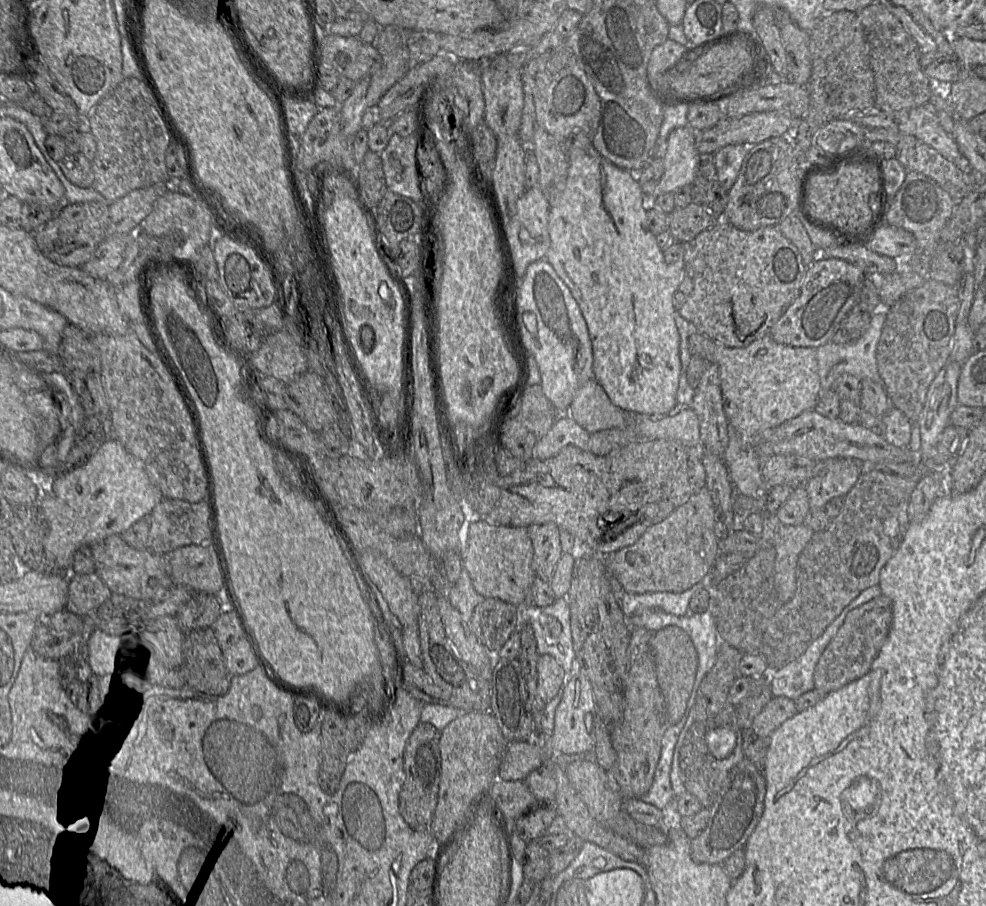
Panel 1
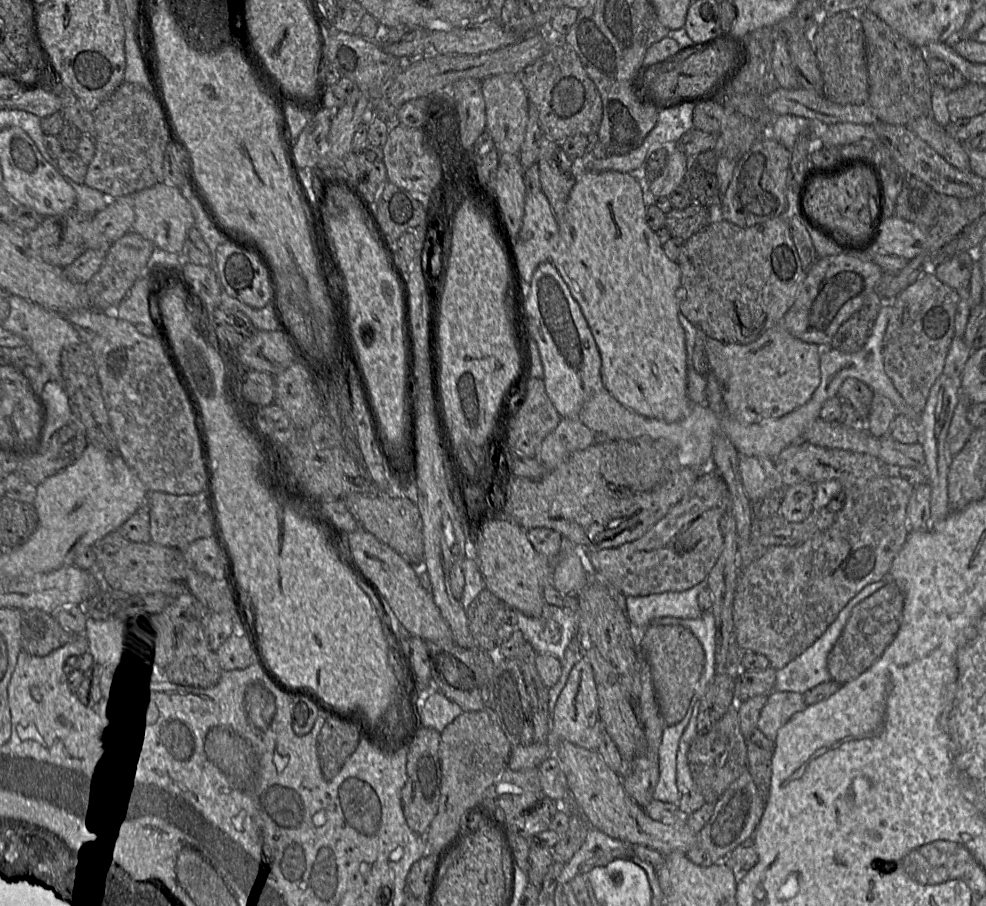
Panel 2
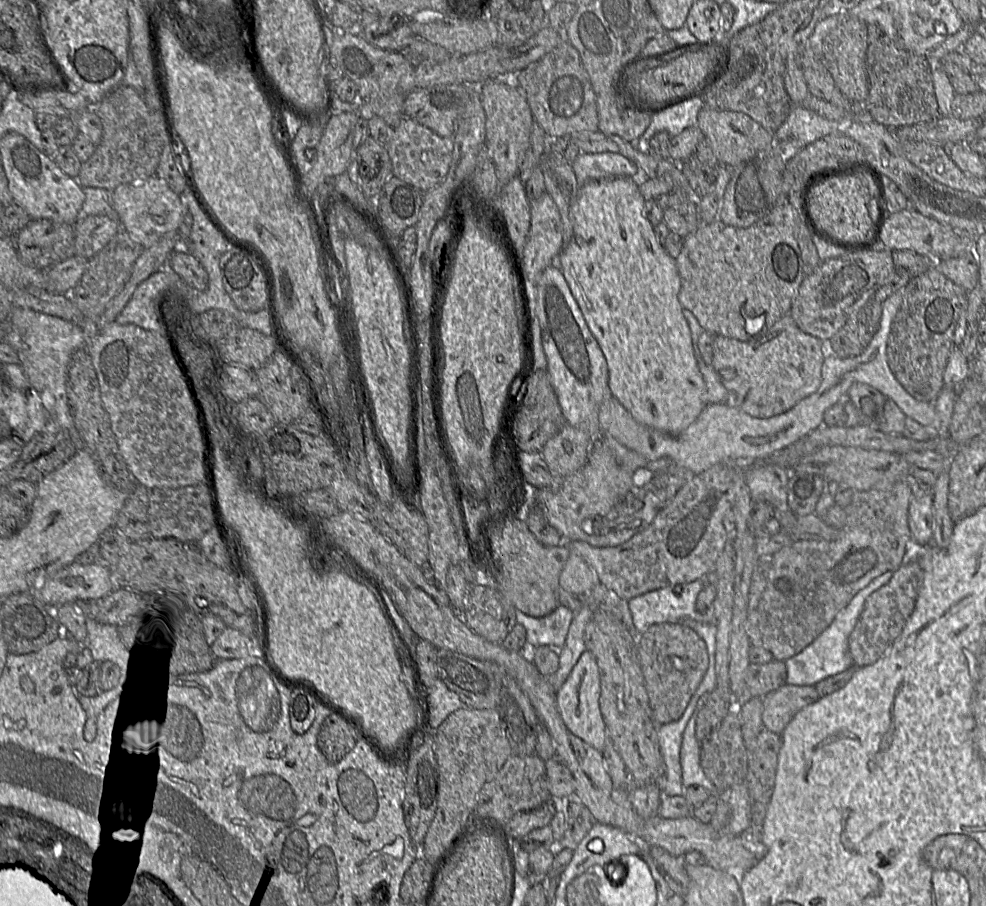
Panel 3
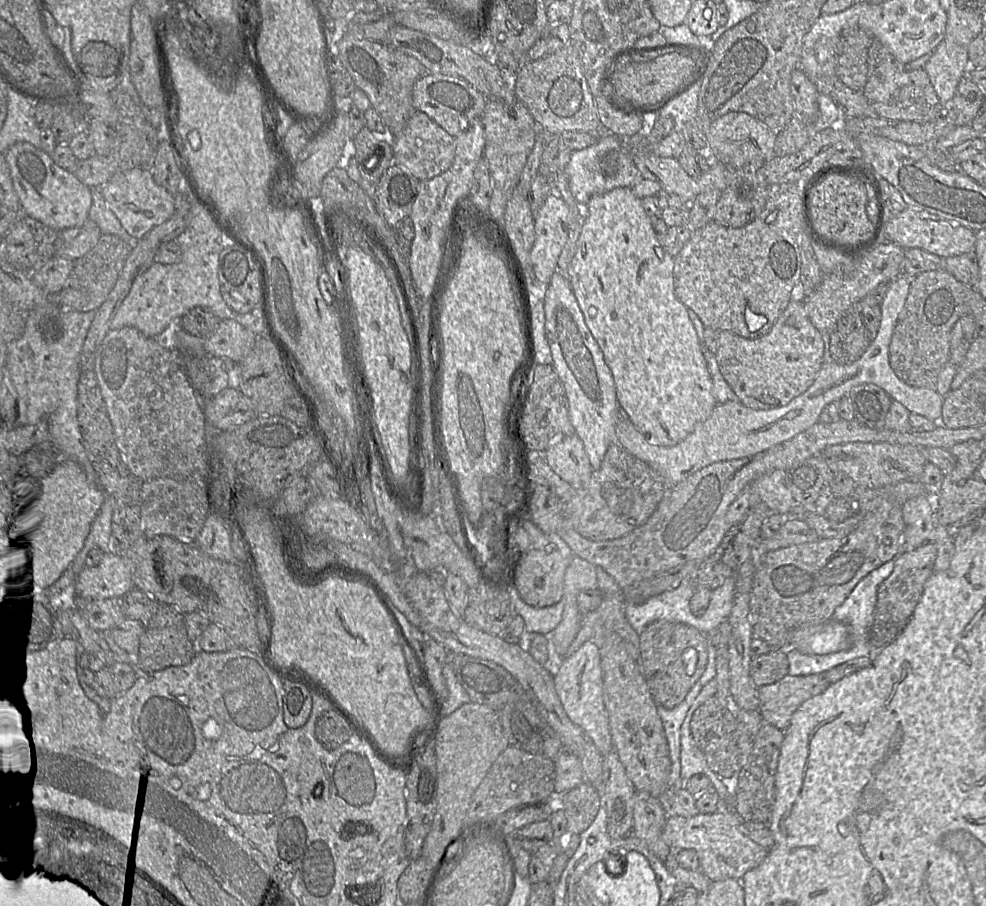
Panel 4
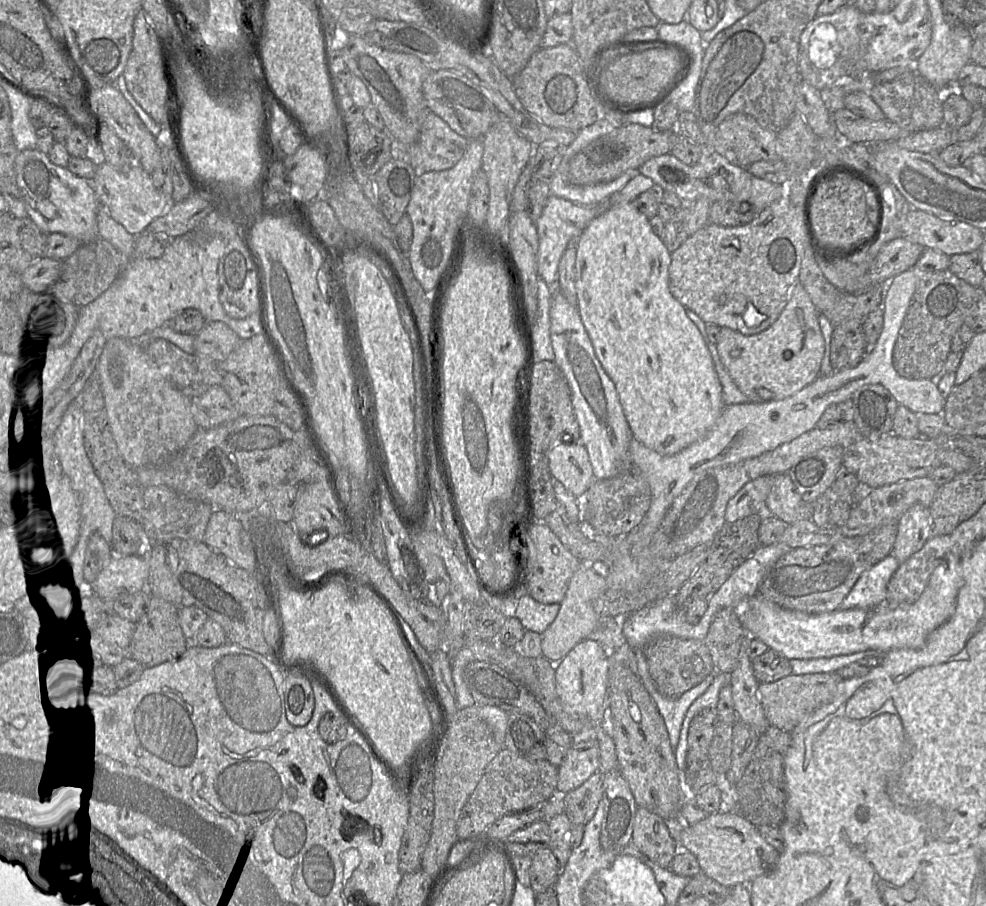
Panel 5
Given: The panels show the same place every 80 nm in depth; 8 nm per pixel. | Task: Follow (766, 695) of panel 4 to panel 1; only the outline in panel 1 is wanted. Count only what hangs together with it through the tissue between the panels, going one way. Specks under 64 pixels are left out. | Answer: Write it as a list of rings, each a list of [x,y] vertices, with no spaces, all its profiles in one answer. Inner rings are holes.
[[[773,697],[754,718],[752,729],[761,738],[770,735],[786,720],[799,713],[795,702],[787,697]]]

